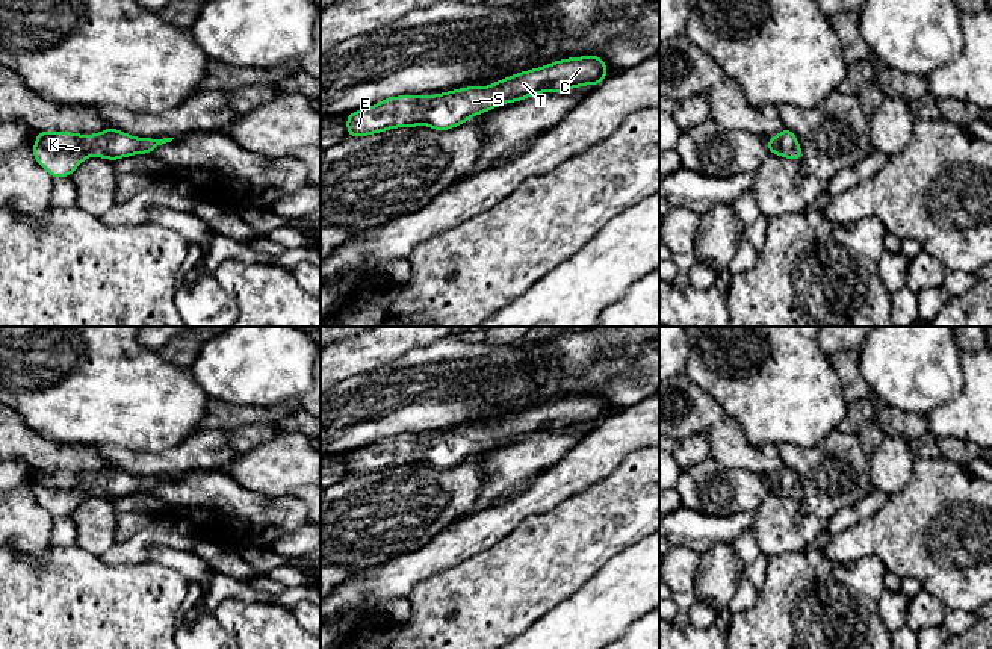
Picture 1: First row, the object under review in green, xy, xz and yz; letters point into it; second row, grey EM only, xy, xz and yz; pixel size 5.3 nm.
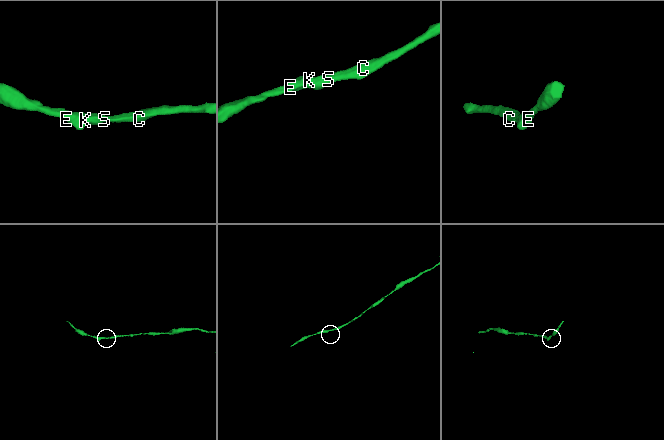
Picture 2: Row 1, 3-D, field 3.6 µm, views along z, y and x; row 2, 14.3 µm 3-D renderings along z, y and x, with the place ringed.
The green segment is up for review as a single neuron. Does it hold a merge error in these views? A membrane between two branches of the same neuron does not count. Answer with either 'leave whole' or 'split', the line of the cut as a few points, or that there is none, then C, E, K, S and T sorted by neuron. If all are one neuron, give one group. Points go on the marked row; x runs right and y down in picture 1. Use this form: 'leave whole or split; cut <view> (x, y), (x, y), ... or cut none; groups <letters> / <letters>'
leave whole; cut none; groups C E K S T

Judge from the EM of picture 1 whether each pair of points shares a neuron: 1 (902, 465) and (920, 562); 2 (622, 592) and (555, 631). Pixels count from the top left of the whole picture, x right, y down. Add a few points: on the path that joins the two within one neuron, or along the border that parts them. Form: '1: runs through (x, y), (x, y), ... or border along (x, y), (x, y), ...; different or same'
1: border along (917, 459), (911, 480), (900, 490), (889, 495); different
2: runs through (605, 607), (581, 628), (572, 631); same

